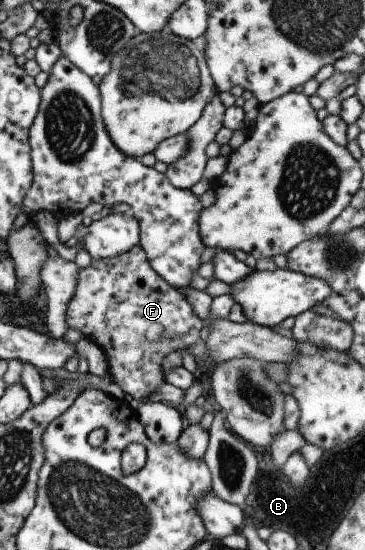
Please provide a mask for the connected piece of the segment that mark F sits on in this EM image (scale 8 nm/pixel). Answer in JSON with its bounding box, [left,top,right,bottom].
[65,245,201,403]

